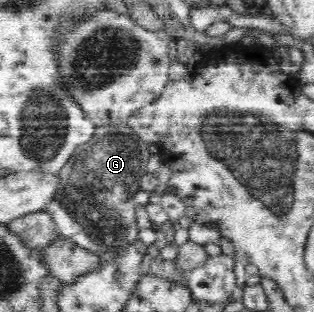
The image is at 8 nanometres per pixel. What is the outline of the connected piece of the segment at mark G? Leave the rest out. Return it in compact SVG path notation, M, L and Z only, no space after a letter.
M126 123L96 127L95 137L80 146L60 171L55 199L44 207L52 215L60 235L101 260L113 257L110 264L117 261L124 249L140 240L142 229L136 220L137 203L133 196L148 171L151 153L147 144Z

